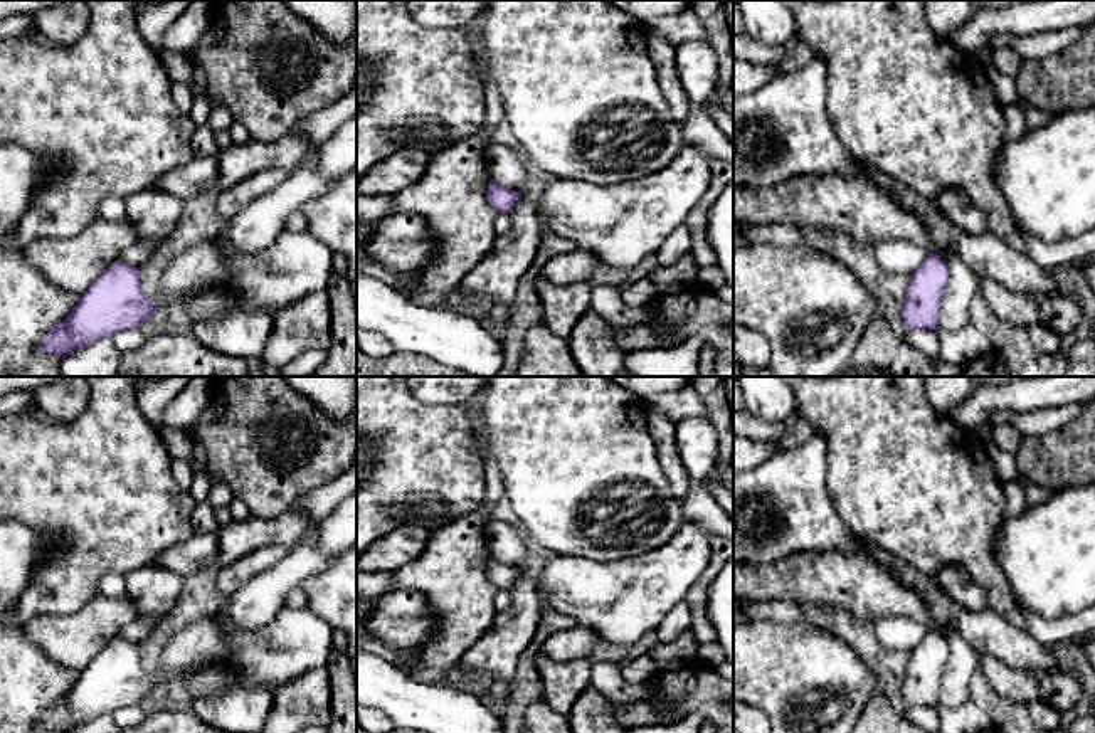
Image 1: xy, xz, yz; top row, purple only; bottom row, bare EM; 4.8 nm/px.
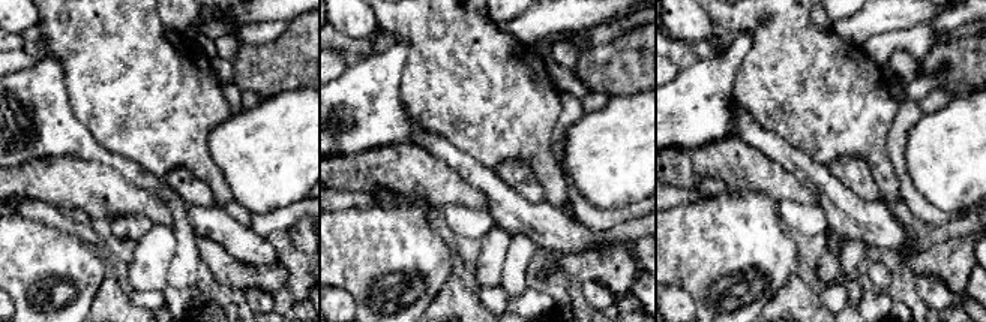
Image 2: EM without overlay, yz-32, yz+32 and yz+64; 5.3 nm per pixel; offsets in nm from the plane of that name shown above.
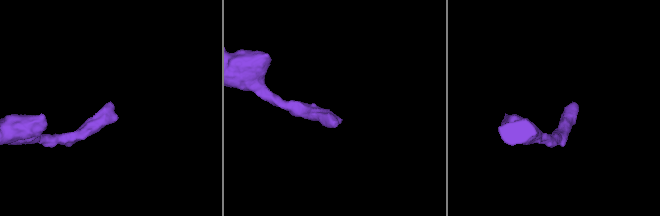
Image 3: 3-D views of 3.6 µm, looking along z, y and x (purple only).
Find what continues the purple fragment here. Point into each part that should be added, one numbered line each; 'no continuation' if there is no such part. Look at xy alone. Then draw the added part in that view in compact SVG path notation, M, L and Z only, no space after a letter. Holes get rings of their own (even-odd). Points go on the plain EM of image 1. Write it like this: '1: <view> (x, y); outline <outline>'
1: xy (296, 641); outline M284 607L261 629L225 629L214 614L178 630L161 646L158 684L178 683L198 664L217 661L244 683L276 689L328 662L333 629L309 609Z

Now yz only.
no continuation

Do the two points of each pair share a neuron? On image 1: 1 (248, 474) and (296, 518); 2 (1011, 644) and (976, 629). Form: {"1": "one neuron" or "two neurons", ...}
{"1": "two neurons", "2": "one neuron"}

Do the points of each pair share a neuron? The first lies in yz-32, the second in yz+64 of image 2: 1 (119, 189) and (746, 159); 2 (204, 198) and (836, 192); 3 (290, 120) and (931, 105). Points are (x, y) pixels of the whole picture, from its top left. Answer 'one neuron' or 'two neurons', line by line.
1: one neuron
2: two neurons
3: two neurons

